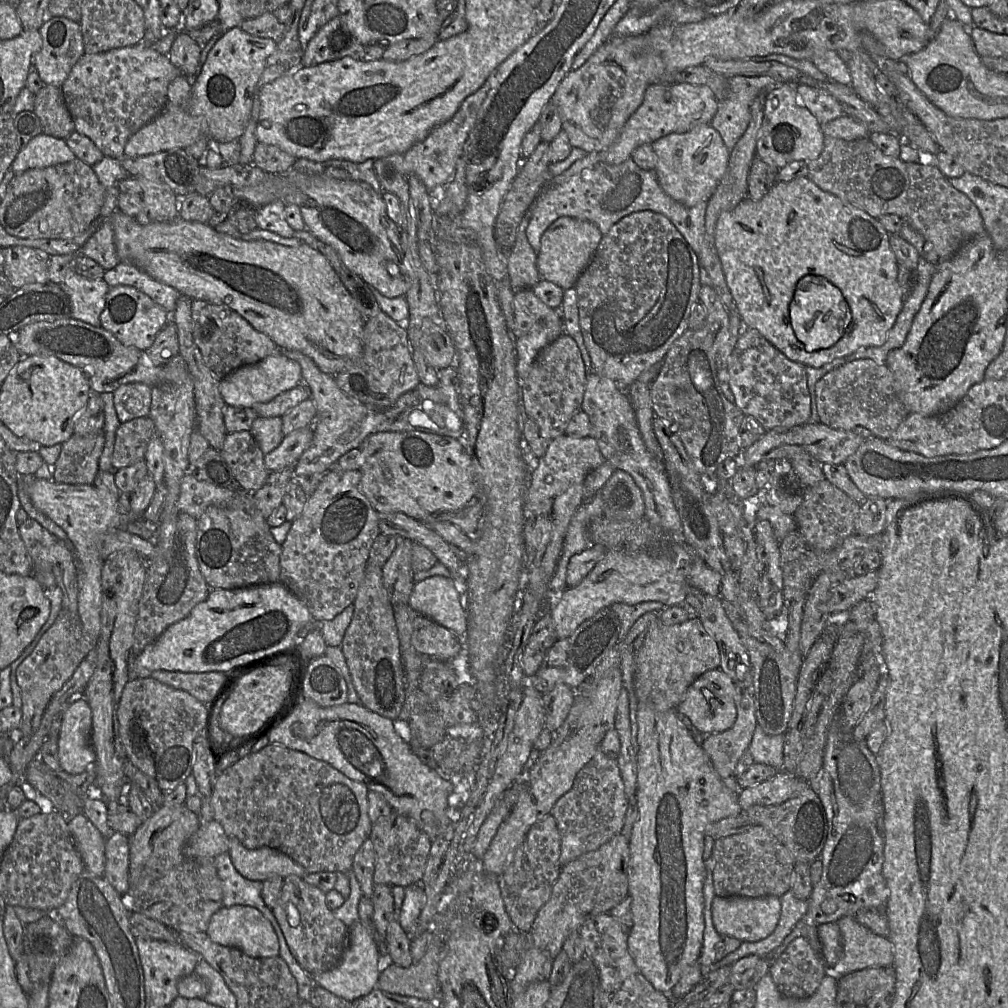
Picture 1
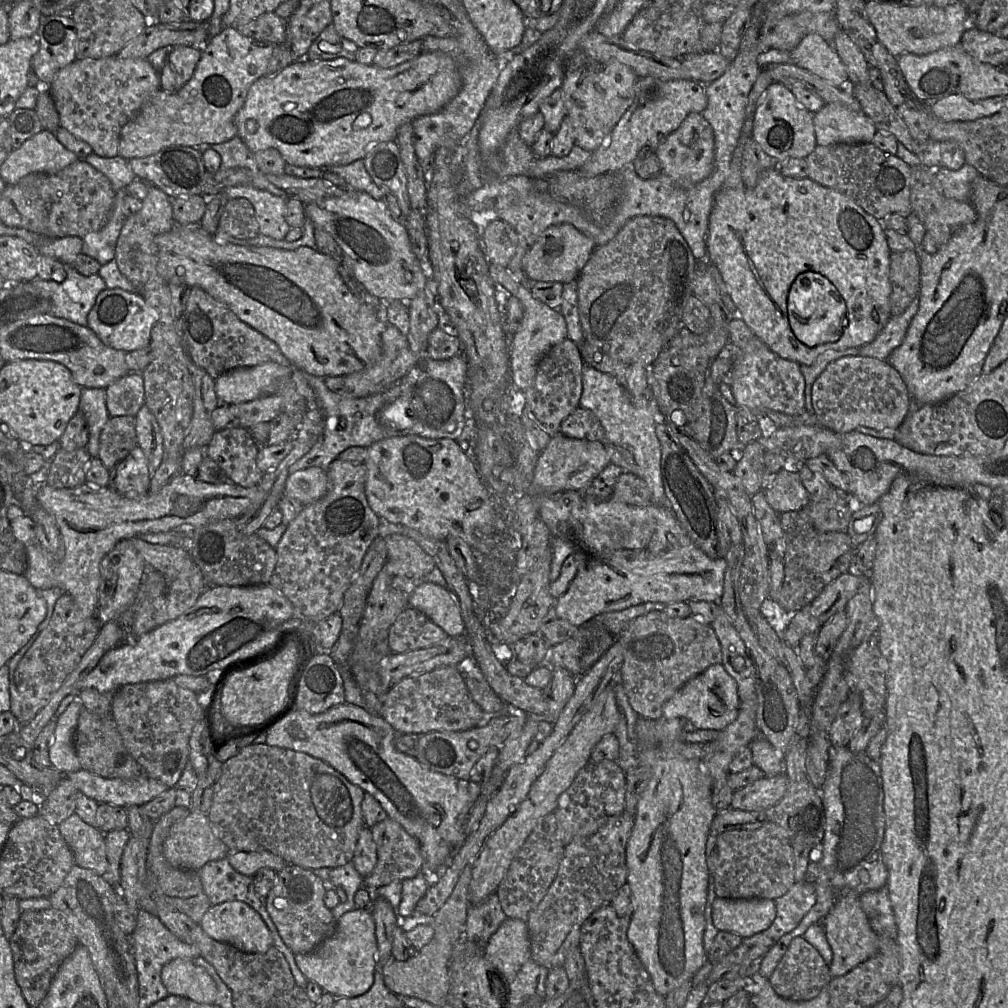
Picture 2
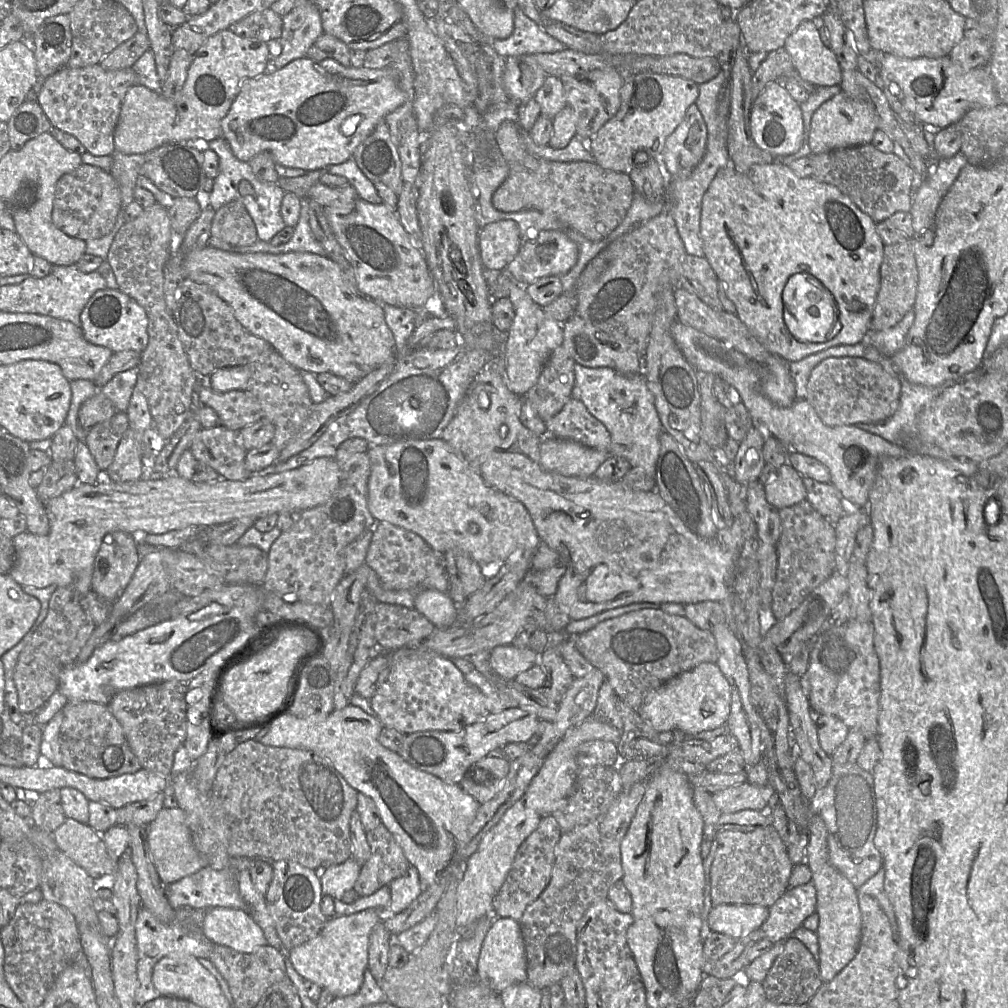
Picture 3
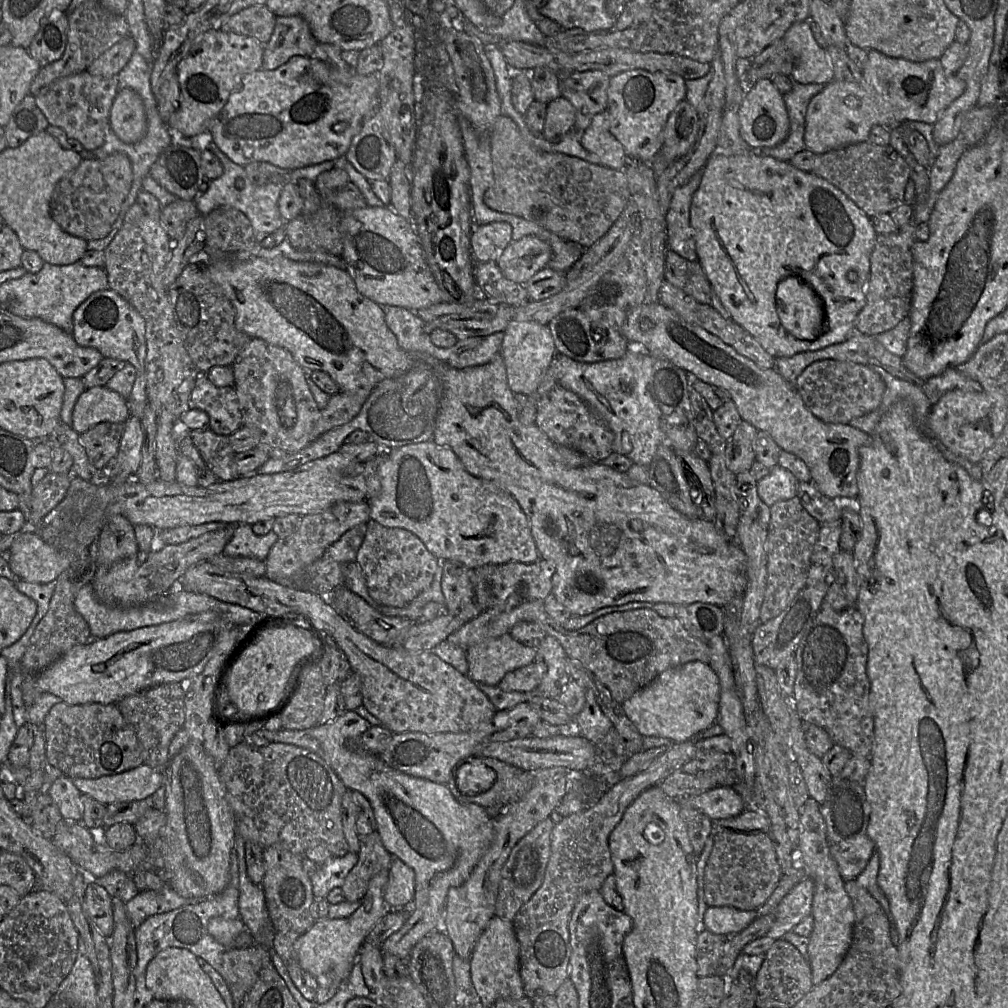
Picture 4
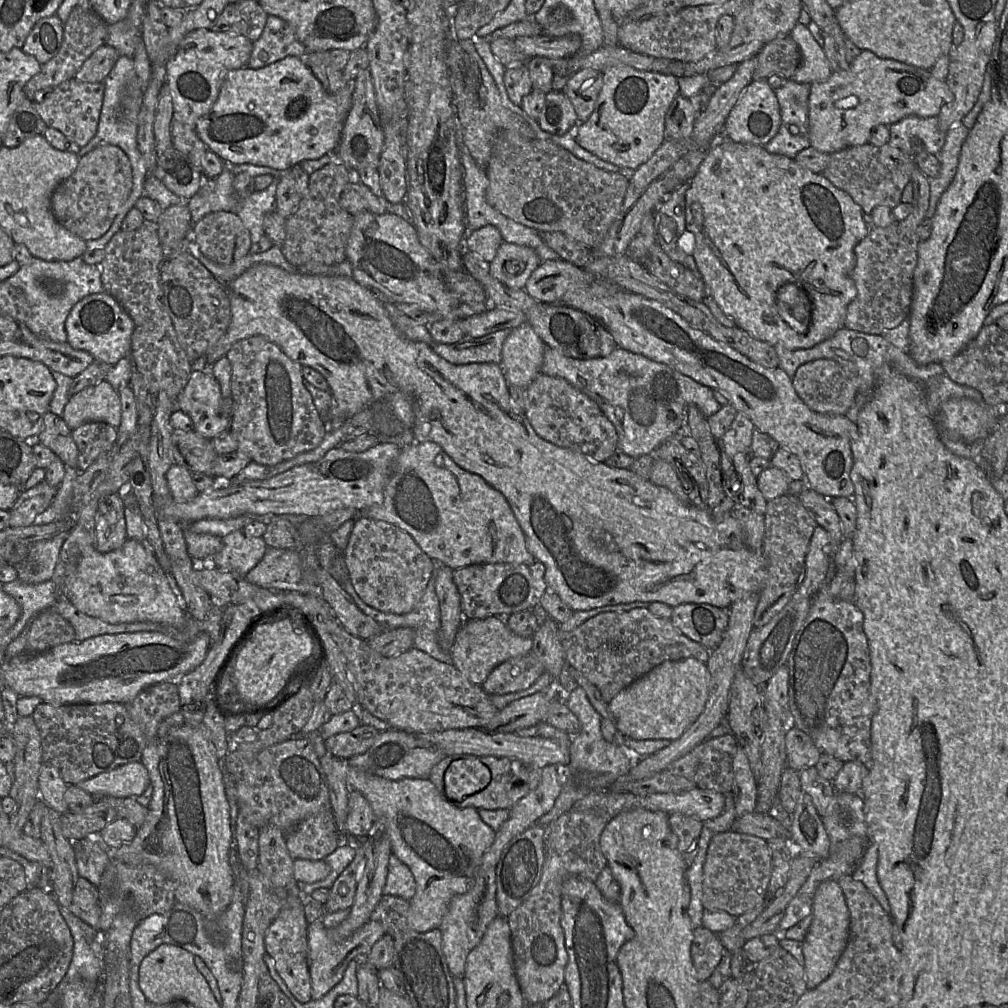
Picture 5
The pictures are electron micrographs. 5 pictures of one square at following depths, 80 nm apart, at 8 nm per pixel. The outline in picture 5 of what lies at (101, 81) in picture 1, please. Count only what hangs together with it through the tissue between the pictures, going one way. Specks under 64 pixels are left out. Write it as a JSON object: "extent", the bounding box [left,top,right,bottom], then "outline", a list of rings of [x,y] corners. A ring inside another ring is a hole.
{"extent":[34,78,104,147],"outline":[[[72,78],[38,93],[34,108],[48,127],[59,130],[80,147],[84,147],[97,133],[104,92],[104,82],[80,82]]]}

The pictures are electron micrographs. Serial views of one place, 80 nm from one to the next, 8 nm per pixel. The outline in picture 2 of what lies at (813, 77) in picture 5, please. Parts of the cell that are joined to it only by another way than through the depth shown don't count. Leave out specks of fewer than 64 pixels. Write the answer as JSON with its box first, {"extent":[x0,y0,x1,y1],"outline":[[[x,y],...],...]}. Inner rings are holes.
{"extent":[790,35,851,89],"outline":[[[806,35],[790,52],[793,63],[837,87],[851,89],[846,68],[834,48],[820,35]]]}

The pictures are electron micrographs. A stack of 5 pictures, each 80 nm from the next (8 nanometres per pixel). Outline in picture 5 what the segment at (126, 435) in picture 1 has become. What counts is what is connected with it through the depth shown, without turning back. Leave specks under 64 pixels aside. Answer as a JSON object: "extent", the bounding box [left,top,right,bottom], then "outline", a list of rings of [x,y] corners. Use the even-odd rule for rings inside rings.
{"extent":[72,422,118,471],"outline":[[[88,422],[72,430],[78,448],[79,471],[86,470],[101,454],[116,447],[118,429],[103,422]]]}

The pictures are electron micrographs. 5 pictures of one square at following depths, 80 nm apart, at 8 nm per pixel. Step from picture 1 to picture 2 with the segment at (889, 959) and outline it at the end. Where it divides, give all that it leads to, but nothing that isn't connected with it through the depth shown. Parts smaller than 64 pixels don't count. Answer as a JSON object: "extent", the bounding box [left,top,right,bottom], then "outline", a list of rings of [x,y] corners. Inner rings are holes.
{"extent":[822,890,879,978],"outline":[[[850,890],[839,893],[837,900],[822,919],[826,939],[832,950],[832,960],[828,965],[832,978],[842,976],[876,954],[879,948],[877,934],[871,928],[860,903],[860,895]]]}

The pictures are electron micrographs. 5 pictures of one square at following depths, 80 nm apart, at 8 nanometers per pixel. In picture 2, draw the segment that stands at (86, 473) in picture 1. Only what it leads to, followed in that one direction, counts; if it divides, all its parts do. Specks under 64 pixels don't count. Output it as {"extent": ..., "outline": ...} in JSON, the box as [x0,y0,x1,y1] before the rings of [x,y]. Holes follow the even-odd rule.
{"extent":[46,447,92,489],"outline":[[[86,447],[74,451],[60,449],[48,463],[46,484],[61,489],[86,483],[87,465],[91,459],[92,456]]]}

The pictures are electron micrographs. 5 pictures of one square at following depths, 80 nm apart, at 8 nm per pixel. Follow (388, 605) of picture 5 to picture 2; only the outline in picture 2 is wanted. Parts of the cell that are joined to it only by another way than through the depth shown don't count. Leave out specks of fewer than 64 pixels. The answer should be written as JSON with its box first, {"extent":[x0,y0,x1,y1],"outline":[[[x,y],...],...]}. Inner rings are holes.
{"extent":[384,534,435,578],"outline":[[[399,534],[384,538],[387,546],[387,572],[391,576],[420,578],[429,574],[435,565],[414,540]]]}

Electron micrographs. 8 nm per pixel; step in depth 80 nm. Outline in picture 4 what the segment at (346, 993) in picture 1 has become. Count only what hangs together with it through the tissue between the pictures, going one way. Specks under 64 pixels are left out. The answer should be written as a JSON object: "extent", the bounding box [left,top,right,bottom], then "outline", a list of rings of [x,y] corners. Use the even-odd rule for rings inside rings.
{"extent":[294,870,391,982],"outline":[[[382,870],[368,883],[367,891],[360,900],[360,906],[346,918],[324,918],[301,935],[294,943],[294,950],[300,967],[314,976],[336,978],[344,982],[350,975],[358,954],[371,929],[391,909],[384,901],[383,894],[389,879],[389,870]]]}

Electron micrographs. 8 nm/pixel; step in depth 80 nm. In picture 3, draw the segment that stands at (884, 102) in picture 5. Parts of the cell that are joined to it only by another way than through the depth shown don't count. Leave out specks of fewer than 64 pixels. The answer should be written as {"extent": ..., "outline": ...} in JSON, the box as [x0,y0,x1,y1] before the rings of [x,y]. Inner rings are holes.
{"extent":[807,53,1002,154],"outline":[[[883,53],[878,76],[882,82],[889,86],[889,90],[890,82],[897,83],[903,95],[903,107],[922,123],[927,124],[926,126],[945,128],[960,121],[971,109],[992,108],[1002,104],[996,94],[988,65],[965,69],[953,62],[948,55],[939,58],[902,58],[890,53]],[[839,92],[822,103],[813,113],[807,145],[811,153],[818,154],[844,147],[869,144],[876,130],[877,116],[873,107]]]}

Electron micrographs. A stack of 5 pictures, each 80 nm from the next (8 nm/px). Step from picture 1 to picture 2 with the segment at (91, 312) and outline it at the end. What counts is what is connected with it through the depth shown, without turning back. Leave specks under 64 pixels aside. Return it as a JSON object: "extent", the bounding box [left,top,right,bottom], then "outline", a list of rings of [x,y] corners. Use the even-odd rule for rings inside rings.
{"extent":[30,266,107,326],"outline":[[[66,266],[66,278],[62,283],[39,278],[30,283],[45,292],[52,301],[50,315],[64,318],[81,326],[88,325],[88,314],[97,296],[107,288],[99,274],[84,276],[73,266]]]}

